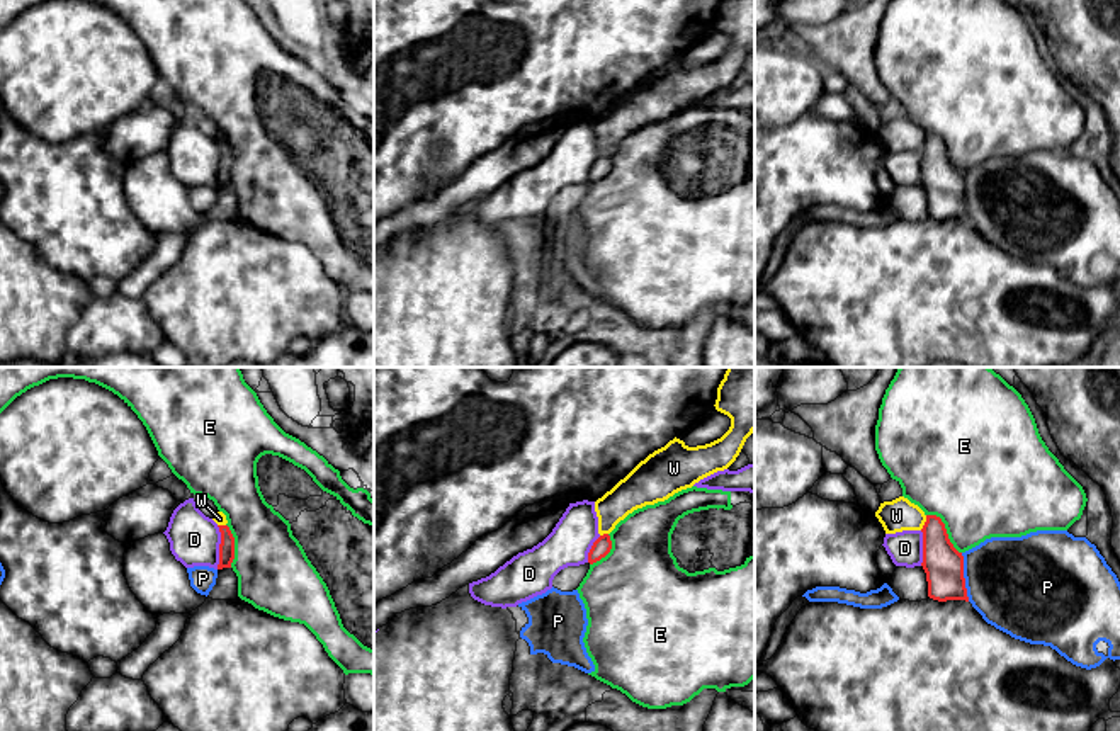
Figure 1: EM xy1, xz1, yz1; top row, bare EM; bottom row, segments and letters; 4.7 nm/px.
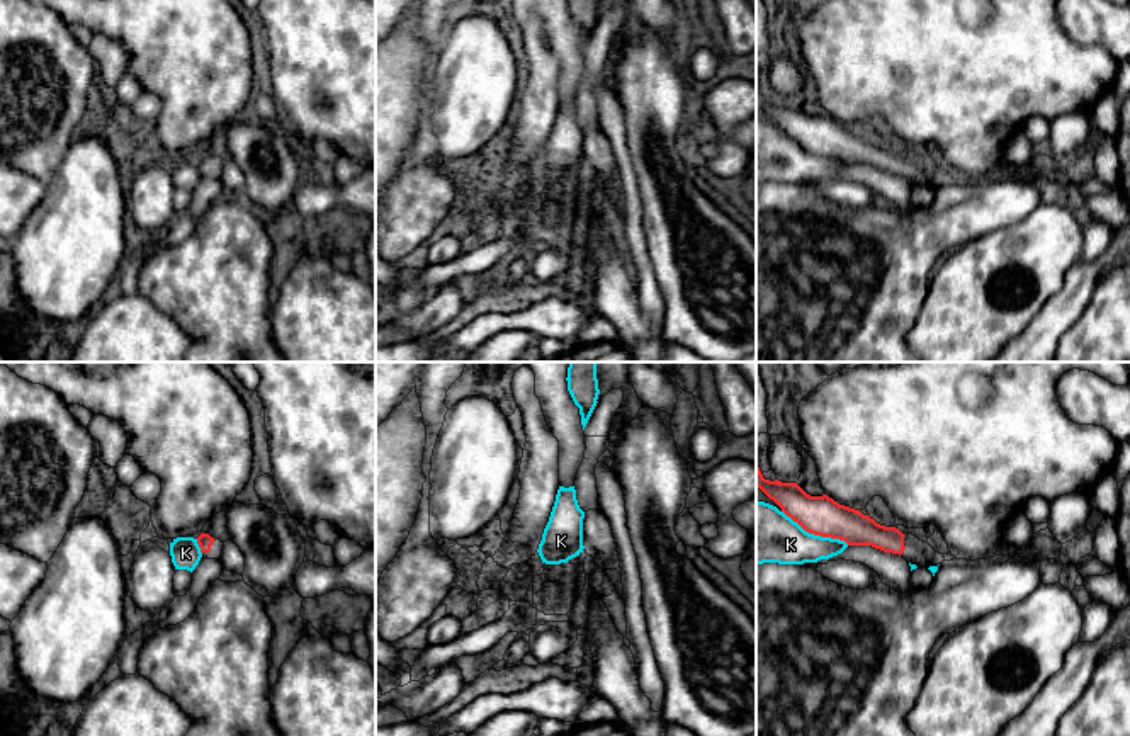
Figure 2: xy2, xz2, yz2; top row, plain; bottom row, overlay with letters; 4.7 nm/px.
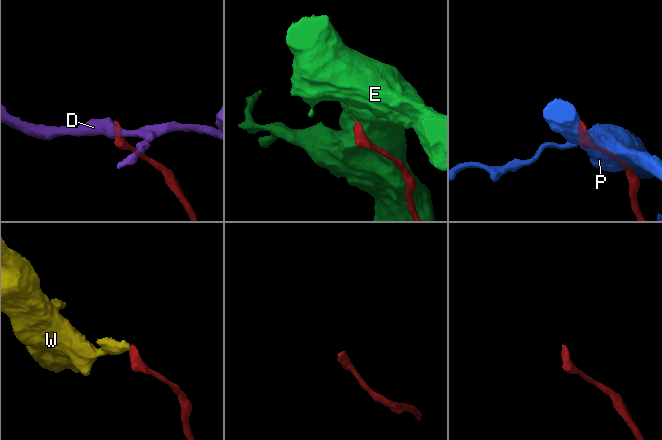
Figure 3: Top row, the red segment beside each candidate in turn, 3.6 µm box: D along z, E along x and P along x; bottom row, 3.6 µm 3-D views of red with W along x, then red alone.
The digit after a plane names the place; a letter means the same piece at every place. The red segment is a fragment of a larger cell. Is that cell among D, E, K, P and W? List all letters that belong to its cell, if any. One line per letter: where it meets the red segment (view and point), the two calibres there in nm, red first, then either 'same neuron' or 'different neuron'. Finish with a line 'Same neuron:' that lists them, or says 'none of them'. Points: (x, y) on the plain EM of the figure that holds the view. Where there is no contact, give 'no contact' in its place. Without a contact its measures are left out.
D: xy1 (220, 167) | 80/240 nm | different neuron
E: yz1 (945, 148) | 190/460 nm | different neuron
K: yz2 (816, 153) | 190/280 nm | different neuron
P: yz1 (962, 196) | 190/440 nm | different neuron
W: yz1 (925, 141) | 190/150 nm | different neuron
Same neuron: none of them

